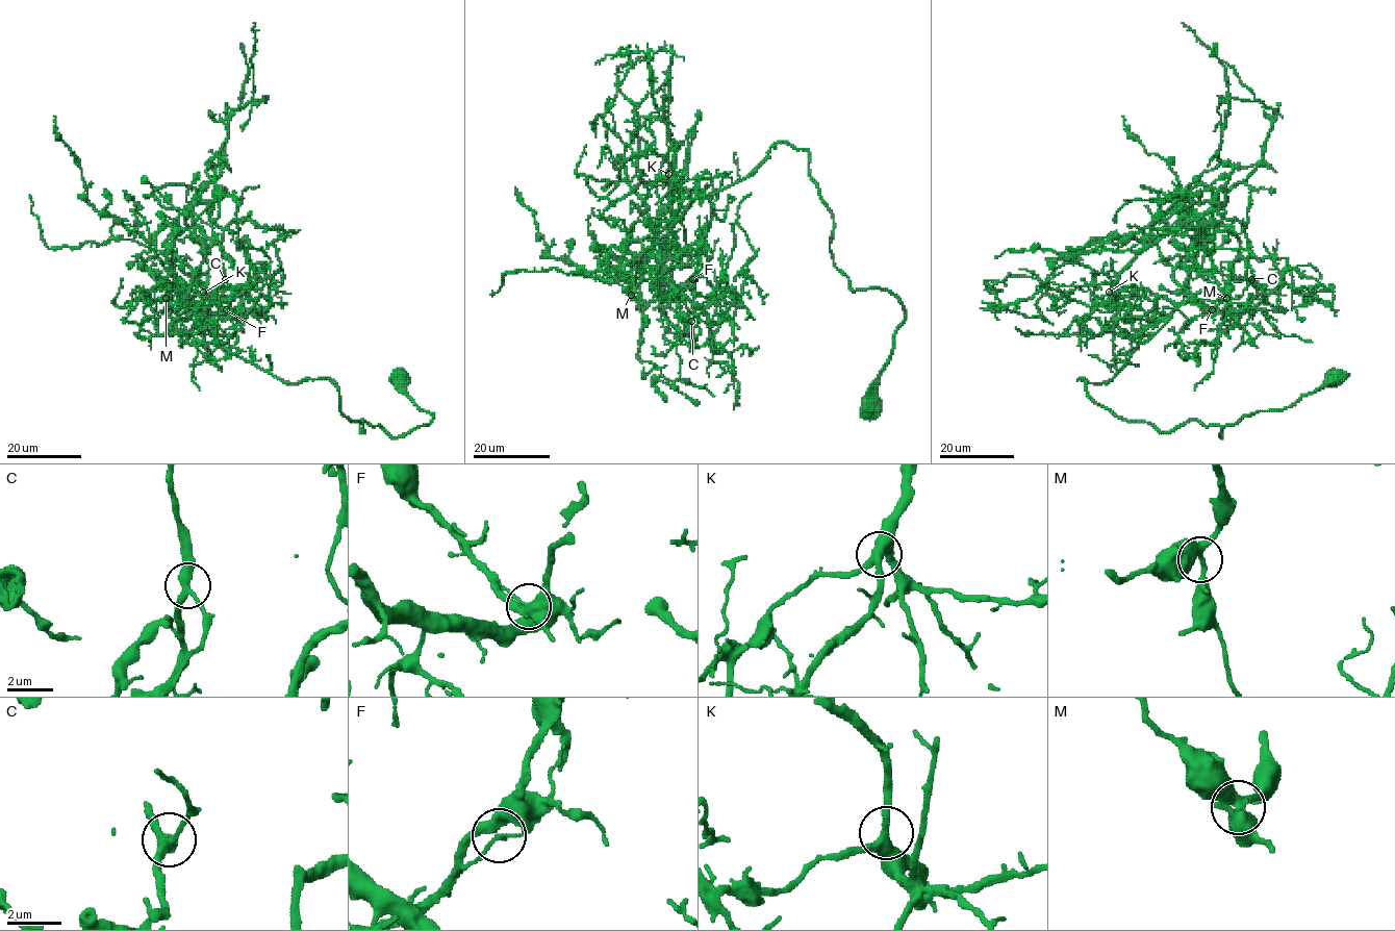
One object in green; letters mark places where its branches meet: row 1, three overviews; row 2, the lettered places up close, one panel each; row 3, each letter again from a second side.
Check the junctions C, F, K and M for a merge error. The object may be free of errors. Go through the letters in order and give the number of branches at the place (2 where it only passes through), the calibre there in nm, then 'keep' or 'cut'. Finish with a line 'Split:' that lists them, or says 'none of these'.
C: 3 branches meet; 360 nm thick; keep
F: 3 branches meet; 300 nm thick; cut
K: 3 branches meet; 360 nm thick; keep
M: 3 branches meet; 320 nm thick; keep
Split: F

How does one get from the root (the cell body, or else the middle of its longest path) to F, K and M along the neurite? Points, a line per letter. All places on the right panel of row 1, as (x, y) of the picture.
F: (1334, 377), (1221, 437), (1117, 418), (1079, 379), (1108, 382), (1181, 305), (1251, 310), (1262, 290), (1212, 309)
K: (1334, 377), (1221, 437), (1117, 418), (1079, 378), (1108, 382), (1174, 306), (1109, 292)
M: (1334, 377), (1221, 437), (1117, 418), (1079, 379), (1108, 382), (1171, 316), (1203, 247), (1191, 261), (1226, 298)

